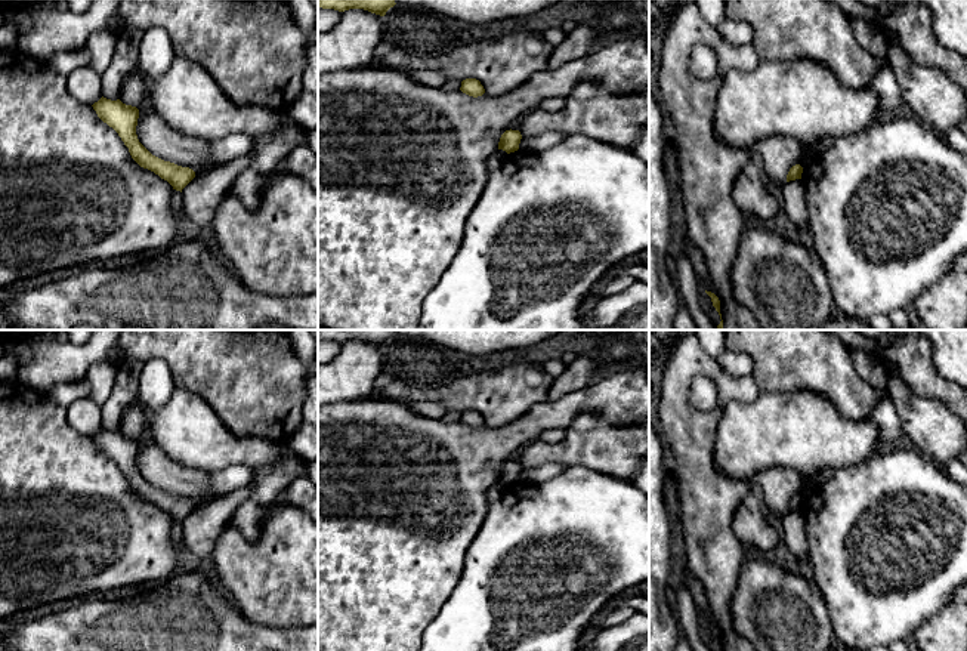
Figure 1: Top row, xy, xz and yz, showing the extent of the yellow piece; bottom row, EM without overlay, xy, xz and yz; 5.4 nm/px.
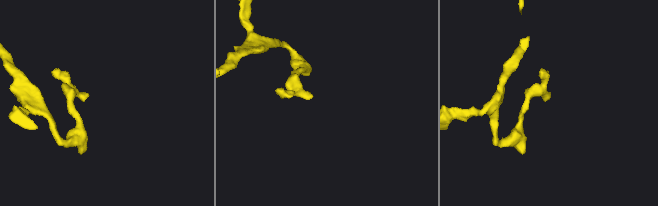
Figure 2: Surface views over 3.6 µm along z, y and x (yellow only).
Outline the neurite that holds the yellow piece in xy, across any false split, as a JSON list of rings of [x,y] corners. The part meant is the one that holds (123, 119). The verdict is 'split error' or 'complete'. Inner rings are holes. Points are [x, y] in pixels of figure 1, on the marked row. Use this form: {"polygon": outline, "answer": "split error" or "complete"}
{"polygon": [[[101,98],[95,102],[93,109],[98,117],[112,127],[124,145],[129,148],[132,158],[143,169],[148,169],[167,181],[173,189],[180,191],[195,178],[195,172],[152,155],[138,139],[136,126],[139,109],[123,104],[120,99],[111,101]]], "answer": "complete"}

